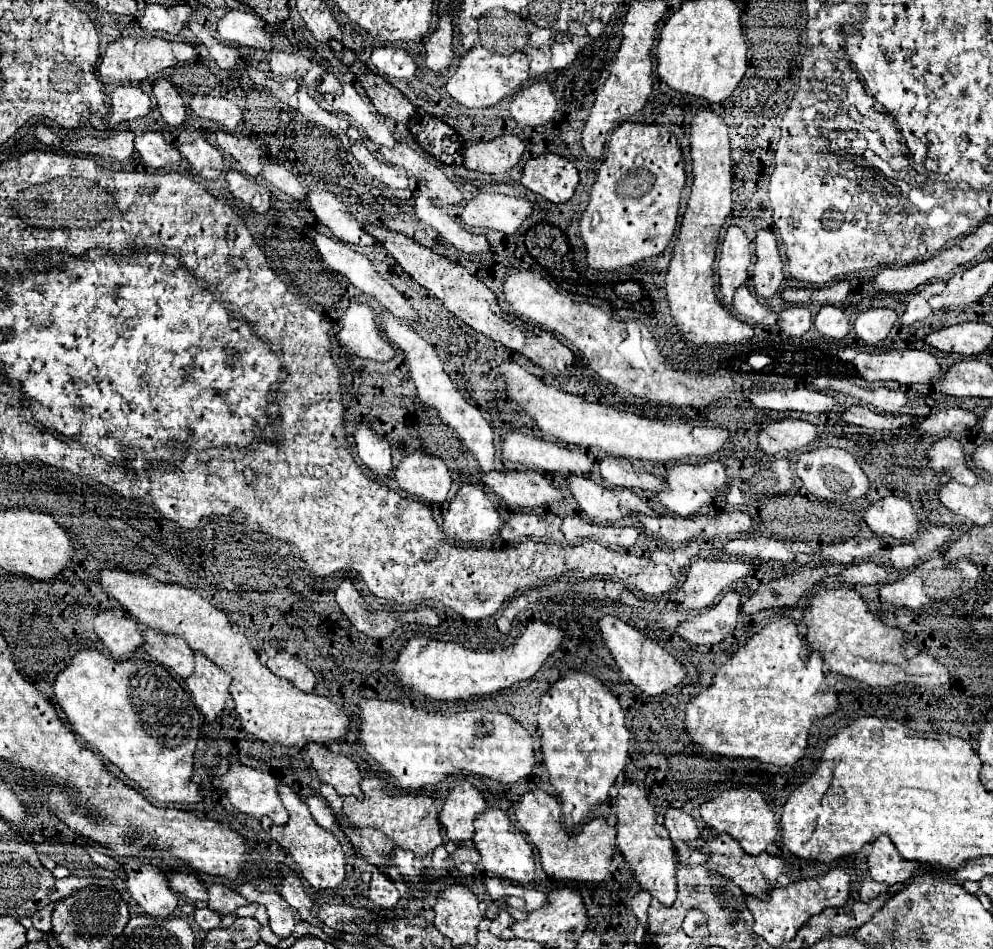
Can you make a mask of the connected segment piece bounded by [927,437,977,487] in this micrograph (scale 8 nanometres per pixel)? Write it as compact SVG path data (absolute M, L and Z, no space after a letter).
M939 439L927 449L928 466L935 471L946 473L951 479L963 485L975 485L977 475L973 469L967 467L961 443L957 439Z

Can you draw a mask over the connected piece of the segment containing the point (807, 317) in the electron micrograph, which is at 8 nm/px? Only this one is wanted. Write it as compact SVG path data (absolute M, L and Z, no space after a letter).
M787 307L781 311L781 329L791 337L801 337L811 327L811 313L807 307Z

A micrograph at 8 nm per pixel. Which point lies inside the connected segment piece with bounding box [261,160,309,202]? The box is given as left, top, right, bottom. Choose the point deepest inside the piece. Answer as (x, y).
(282, 178)

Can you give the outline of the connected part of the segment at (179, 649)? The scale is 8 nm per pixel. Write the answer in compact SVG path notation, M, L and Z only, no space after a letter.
M145 629L143 637L145 637L143 651L147 655L151 655L153 661L157 661L161 667L169 669L171 673L175 673L181 679L185 679L193 673L193 667L195 667L193 651L189 649L185 639L181 639L177 635L161 633L157 629Z

